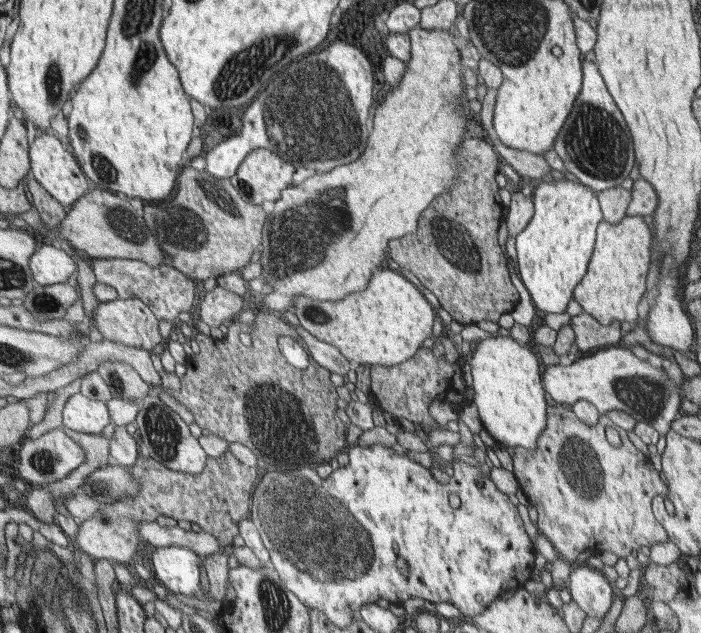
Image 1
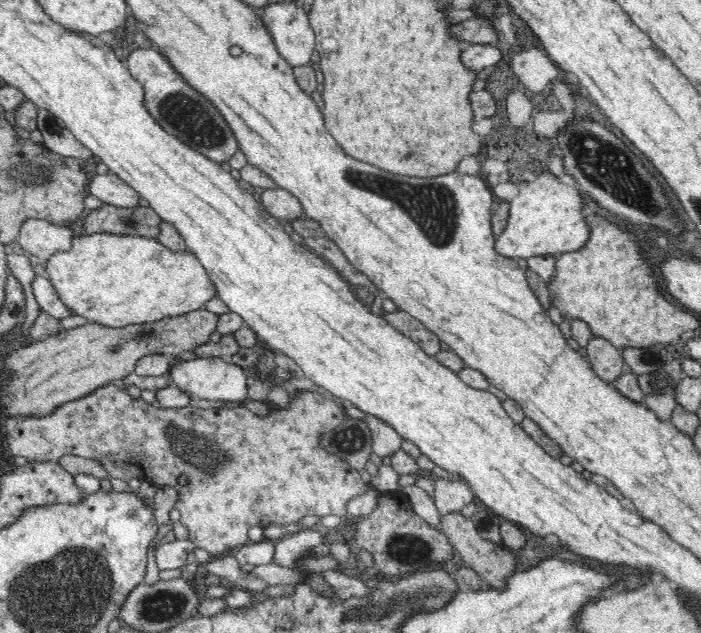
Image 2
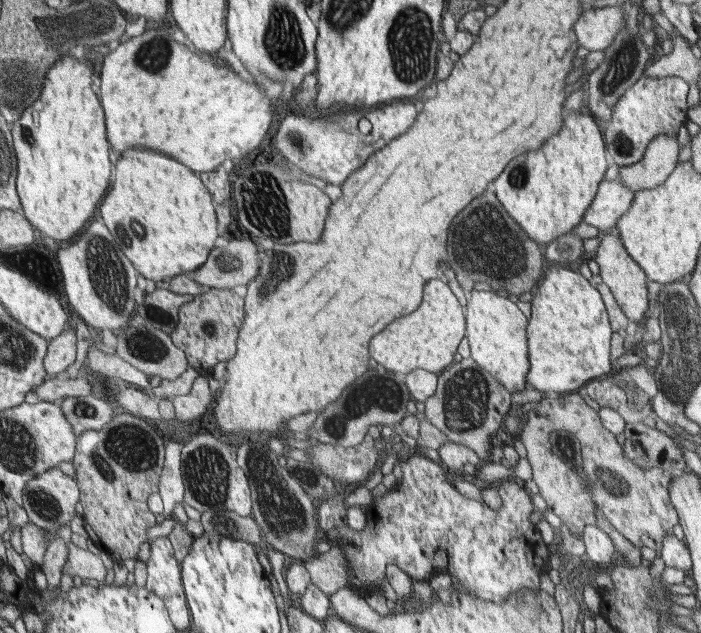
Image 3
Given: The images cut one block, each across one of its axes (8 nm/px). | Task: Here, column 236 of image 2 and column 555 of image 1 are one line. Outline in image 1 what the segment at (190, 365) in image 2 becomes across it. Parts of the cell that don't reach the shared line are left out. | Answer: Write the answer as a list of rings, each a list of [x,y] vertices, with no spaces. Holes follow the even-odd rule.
[[[616,346],[608,350],[600,350],[588,358],[576,360],[571,366],[546,366],[545,380],[546,392],[550,393],[556,404],[574,404],[578,400],[587,400],[594,404],[598,412],[604,417],[611,410],[621,410],[633,416],[637,422],[651,424],[662,436],[671,429],[673,420],[682,413],[683,392],[676,380],[668,377],[664,368],[654,368],[647,360],[640,360],[631,350]]]

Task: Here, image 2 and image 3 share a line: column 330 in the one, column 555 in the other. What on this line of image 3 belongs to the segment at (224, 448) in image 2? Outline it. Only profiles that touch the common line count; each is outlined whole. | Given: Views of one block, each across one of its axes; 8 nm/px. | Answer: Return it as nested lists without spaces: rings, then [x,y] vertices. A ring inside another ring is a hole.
[[[578,393],[560,394],[556,398],[544,396],[538,403],[540,403],[538,407],[528,411],[528,420],[516,438],[519,438],[526,447],[527,459],[532,467],[532,480],[546,500],[547,510],[559,516],[577,536],[583,533],[583,528],[597,525],[596,516],[604,514],[614,528],[638,548],[648,546],[655,551],[661,550],[664,540],[668,534],[672,534],[672,528],[678,524],[678,512],[670,498],[670,484],[673,480],[671,470],[642,468],[634,464],[623,454],[623,445],[616,442],[615,434],[604,428],[599,412],[589,407]],[[559,430],[567,430],[579,441],[580,453],[584,454],[584,468],[580,472],[567,464],[554,450],[551,434]]]

